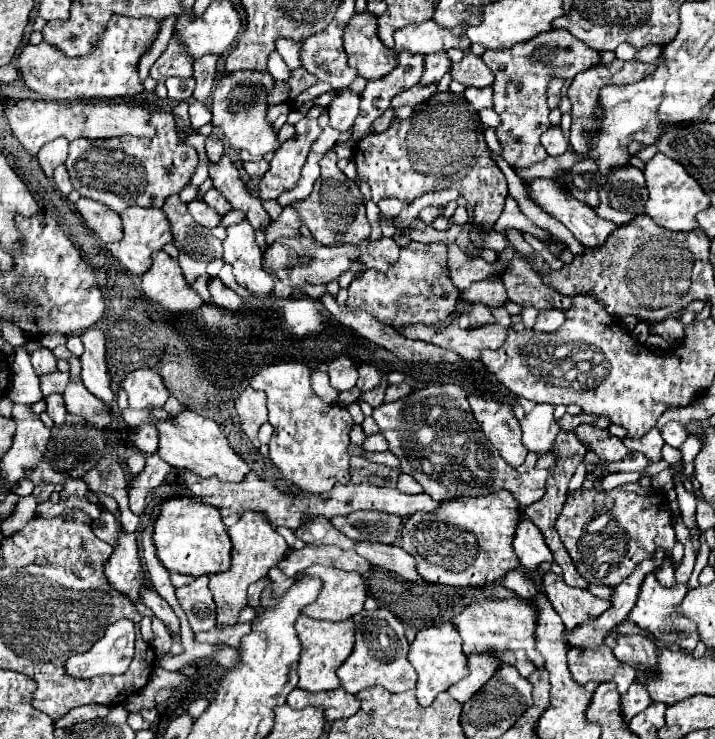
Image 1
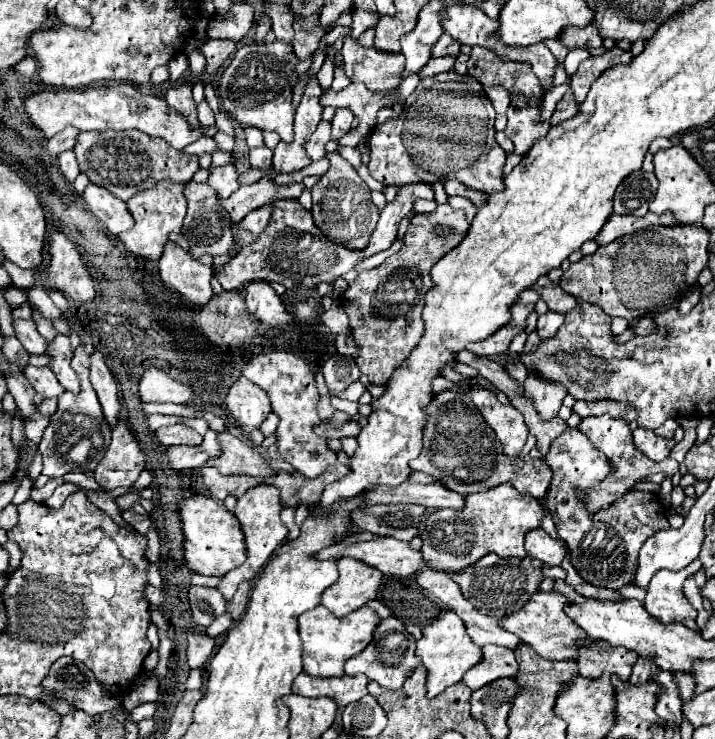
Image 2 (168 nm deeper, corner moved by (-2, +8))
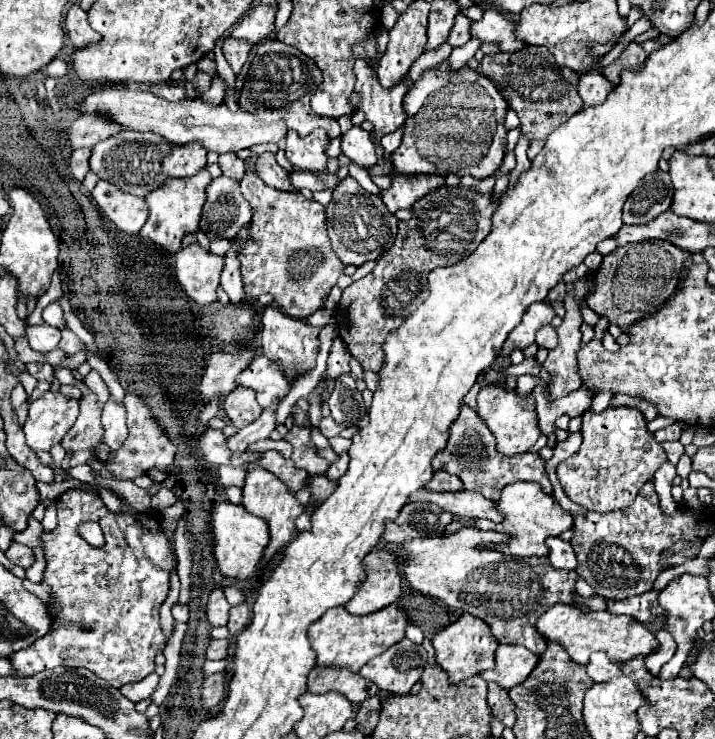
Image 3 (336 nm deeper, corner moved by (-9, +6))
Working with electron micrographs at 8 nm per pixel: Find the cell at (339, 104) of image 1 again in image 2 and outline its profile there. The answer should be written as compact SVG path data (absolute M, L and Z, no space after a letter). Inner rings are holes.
M339 108L331 122L333 124L331 140L341 140L351 130L351 122L353 122L353 112L349 108Z

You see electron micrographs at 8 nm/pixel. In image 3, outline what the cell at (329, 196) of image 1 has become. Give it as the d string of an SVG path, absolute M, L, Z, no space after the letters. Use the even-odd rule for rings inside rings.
M346 176L338 188L334 188L332 202L326 206L326 224L328 236L332 242L332 250L342 258L344 264L364 264L366 260L374 260L380 252L388 250L394 244L398 218L394 218L380 196L366 192L352 176Z

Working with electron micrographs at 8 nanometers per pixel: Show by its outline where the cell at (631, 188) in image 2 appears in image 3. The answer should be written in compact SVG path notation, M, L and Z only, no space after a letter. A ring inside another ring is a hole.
M668 172L648 174L624 204L624 224L646 224L666 212L672 202L672 182Z

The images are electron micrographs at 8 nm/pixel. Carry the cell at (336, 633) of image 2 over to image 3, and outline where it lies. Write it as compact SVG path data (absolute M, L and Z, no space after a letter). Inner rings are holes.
M390 604L366 616L352 616L344 610L344 606L336 606L330 608L322 618L312 622L312 626L308 628L308 638L314 646L318 666L336 666L358 672L368 660L382 654L394 642L400 642L404 638L404 626L406 616L396 604Z

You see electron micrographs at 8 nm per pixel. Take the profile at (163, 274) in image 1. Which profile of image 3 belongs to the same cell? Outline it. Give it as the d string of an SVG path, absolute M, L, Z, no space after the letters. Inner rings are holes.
M190 244L176 254L176 278L184 292L200 306L216 302L216 288L224 258L206 252L200 244Z

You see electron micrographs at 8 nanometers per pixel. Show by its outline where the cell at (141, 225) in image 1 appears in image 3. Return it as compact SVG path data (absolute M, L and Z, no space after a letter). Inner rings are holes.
M200 170L196 176L190 178L170 178L166 180L158 190L150 192L146 196L148 202L148 222L140 230L142 238L152 240L154 244L162 246L170 254L178 252L182 246L182 238L188 232L198 230L198 220L200 220L200 210L204 204L204 188L210 184L210 174L208 170Z

